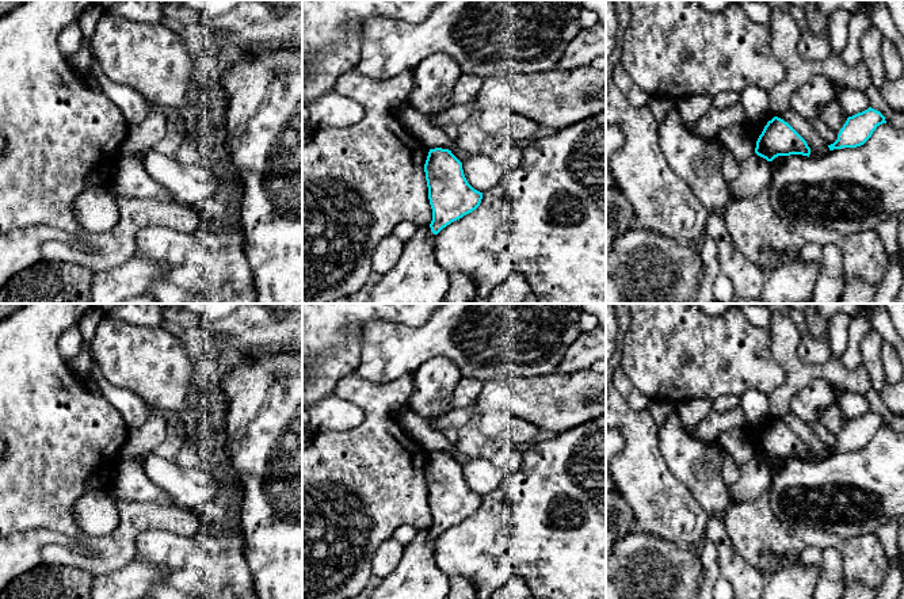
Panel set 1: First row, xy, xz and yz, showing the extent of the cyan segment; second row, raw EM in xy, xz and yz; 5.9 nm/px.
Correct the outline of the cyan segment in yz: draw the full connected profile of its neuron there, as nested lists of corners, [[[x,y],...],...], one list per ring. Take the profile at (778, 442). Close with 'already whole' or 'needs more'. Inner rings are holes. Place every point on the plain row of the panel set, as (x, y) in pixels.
[[[774,420],[759,439],[755,457],[773,465],[778,459],[802,458],[809,461],[810,451],[787,426]]]; already whole

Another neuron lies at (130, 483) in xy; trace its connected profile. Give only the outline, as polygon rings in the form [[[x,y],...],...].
[[[136,459],[118,461],[112,472],[111,488],[123,501],[176,505],[164,491],[149,480],[142,462]]]

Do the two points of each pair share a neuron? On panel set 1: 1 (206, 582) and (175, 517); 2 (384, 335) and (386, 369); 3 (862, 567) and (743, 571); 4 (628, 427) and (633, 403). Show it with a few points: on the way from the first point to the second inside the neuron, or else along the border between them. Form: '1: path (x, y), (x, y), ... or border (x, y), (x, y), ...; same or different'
1: border (202, 526), (190, 535), (180, 535), (153, 527); different
2: path (384, 343), (386, 346), (386, 361); same
3: border (733, 552), (762, 573); different
4: border (620, 393), (632, 408), (645, 409); different

